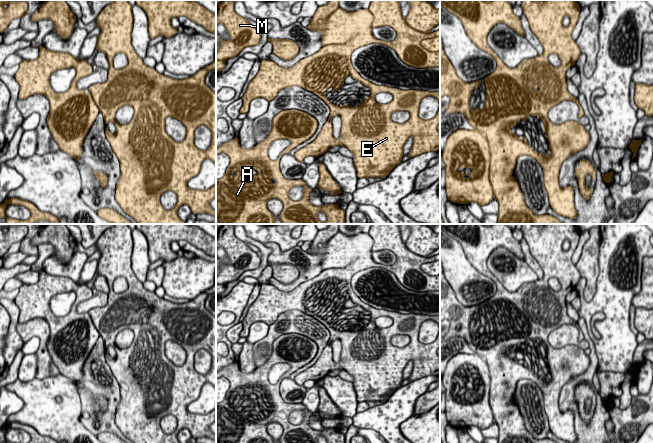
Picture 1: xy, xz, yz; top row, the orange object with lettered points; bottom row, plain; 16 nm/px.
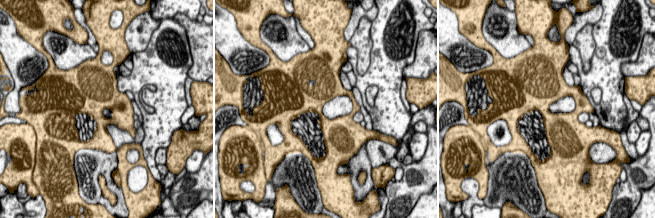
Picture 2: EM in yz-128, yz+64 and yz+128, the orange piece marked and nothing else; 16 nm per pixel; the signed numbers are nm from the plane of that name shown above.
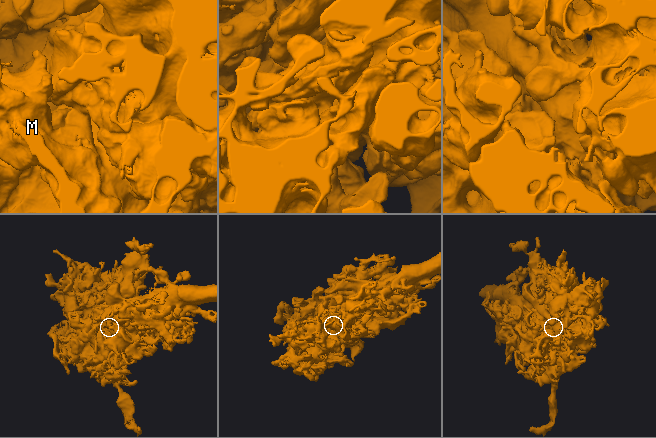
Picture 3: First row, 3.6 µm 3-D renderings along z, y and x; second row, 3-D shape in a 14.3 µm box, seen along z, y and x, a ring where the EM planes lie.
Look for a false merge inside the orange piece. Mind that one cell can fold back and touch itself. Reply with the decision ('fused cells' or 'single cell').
single cell

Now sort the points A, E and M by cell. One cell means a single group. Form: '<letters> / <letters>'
A E M

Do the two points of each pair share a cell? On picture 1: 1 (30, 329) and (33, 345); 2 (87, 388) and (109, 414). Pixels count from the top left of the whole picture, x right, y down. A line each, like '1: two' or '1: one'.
1: two
2: one

